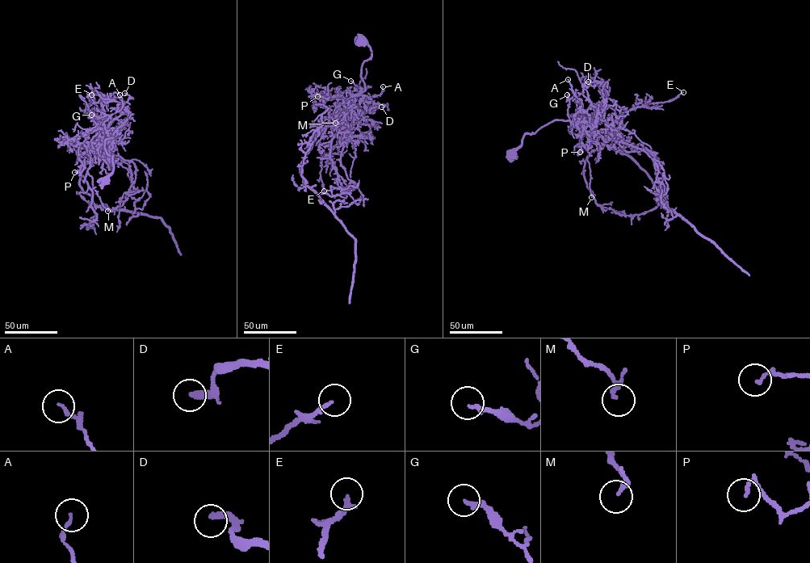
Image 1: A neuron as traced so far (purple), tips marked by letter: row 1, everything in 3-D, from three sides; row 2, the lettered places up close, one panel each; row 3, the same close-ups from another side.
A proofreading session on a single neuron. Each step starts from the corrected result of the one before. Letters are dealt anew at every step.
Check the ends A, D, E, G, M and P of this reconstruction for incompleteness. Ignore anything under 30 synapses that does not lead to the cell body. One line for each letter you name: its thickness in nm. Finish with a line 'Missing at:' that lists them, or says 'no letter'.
Missing at: no letter

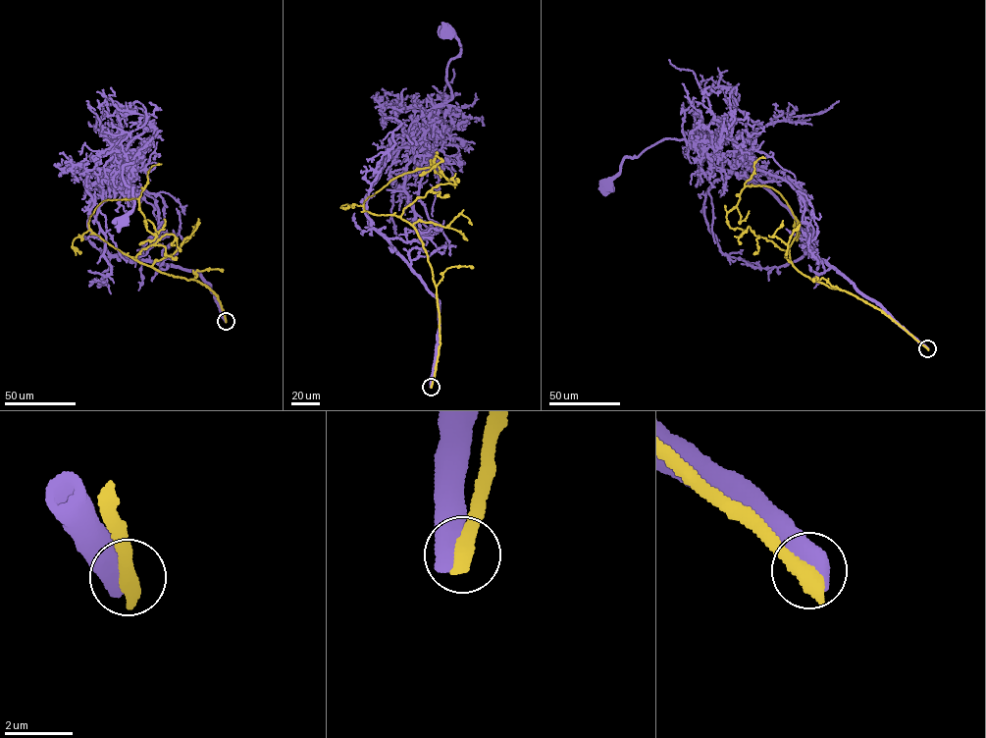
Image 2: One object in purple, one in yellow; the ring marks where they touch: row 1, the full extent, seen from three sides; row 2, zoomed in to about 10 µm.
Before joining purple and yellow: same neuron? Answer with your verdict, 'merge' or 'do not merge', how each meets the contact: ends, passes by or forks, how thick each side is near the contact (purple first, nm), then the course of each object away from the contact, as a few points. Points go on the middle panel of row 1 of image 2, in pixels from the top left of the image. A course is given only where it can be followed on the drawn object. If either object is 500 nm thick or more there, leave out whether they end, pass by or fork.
do not merge | 750/600 nm | purple via (431, 387), (440, 303), (370, 228), (363, 203), (389, 139), (451, 98), (446, 68), (460, 46), (447, 31) | yellow via (431, 387), (440, 335), (428, 256), (408, 222), (373, 214), (363, 204), (391, 180), (441, 158), (419, 175)

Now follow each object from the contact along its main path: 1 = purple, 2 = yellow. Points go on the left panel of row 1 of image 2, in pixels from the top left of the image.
1: (226, 321), (197, 271), (110, 254), (92, 234), (89, 189), (130, 162), (122, 174), (134, 203), (122, 220)
2: (226, 321), (209, 289), (121, 252), (91, 232), (90, 216), (104, 200), (137, 198), (156, 236), (139, 244)

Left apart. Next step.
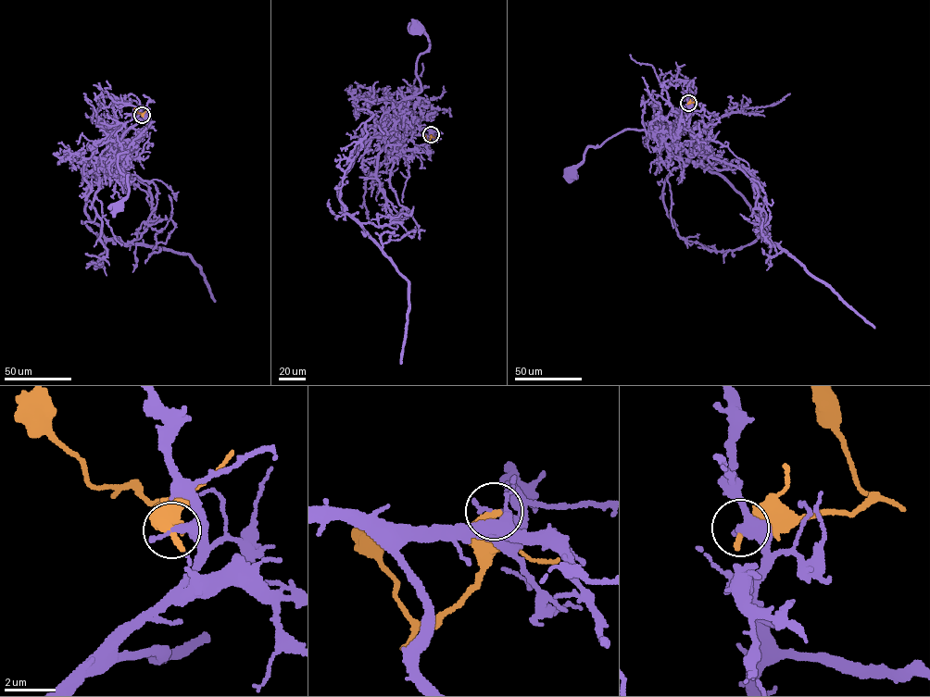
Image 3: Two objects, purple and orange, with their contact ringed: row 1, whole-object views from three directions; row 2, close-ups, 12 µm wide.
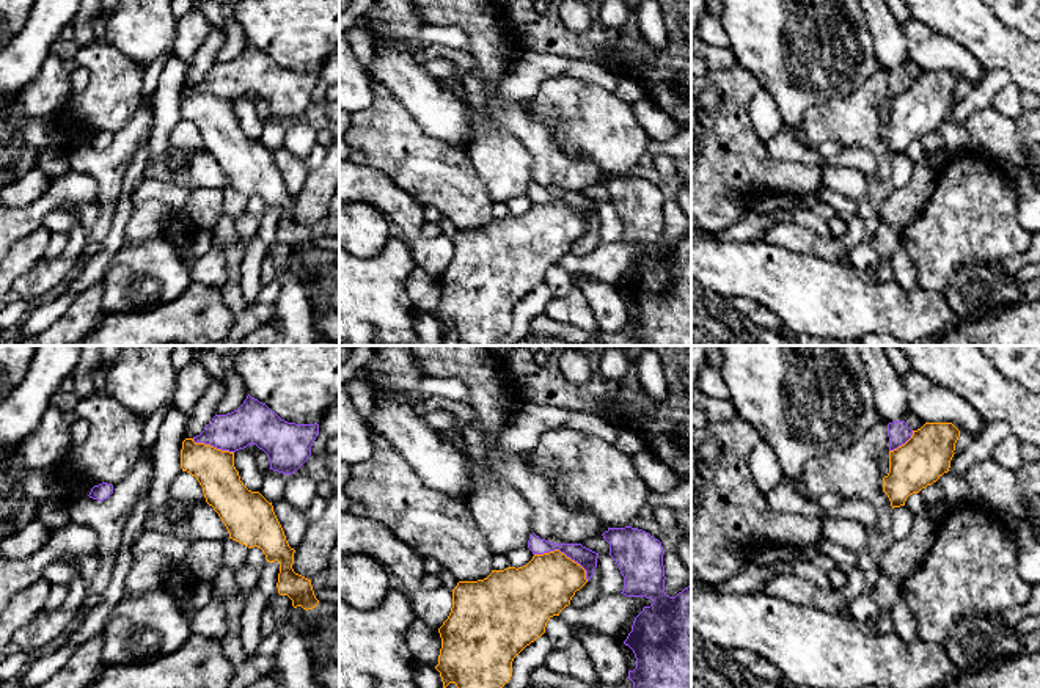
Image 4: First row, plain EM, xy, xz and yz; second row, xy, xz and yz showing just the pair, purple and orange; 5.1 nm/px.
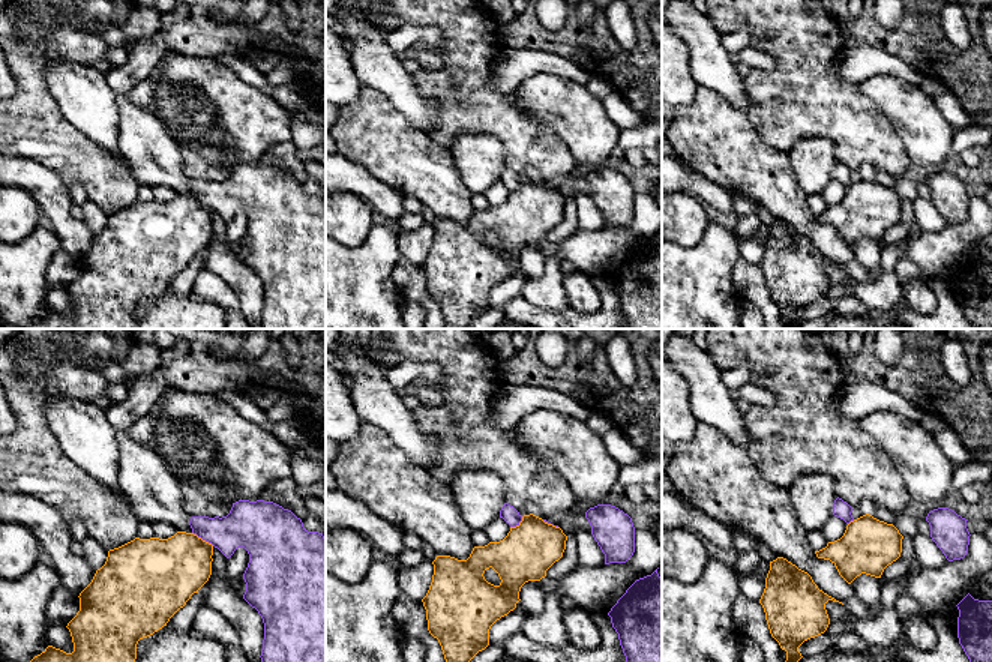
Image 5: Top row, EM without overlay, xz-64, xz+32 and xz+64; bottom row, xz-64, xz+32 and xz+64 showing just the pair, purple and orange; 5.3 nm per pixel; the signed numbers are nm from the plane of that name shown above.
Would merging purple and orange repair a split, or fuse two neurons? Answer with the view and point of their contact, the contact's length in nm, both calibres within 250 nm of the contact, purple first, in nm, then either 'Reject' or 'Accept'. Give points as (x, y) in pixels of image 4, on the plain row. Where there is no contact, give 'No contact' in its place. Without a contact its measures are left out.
Touches purple at xz (564, 201). Shared border 320 nm. Thickness 100 nm (purple) against 300 nm. Reject

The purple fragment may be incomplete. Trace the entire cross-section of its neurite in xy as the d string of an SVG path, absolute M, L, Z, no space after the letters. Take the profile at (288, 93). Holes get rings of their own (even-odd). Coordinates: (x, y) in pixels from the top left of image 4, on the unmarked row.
M248 42L237 58L215 63L193 90L229 101L256 93L267 102L270 118L292 123L311 104L317 82L317 71L287 71Z

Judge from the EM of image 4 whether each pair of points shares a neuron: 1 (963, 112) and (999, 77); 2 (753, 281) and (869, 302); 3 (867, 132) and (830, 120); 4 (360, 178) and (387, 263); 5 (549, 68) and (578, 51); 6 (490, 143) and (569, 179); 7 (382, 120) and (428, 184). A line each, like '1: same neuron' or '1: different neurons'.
1: same neuron
2: same neuron
3: same neuron
4: different neurons
5: different neurons
6: different neurons
7: same neuron

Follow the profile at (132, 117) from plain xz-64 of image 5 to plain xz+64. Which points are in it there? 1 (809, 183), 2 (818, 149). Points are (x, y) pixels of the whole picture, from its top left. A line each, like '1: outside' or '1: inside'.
1: inside
2: inside

